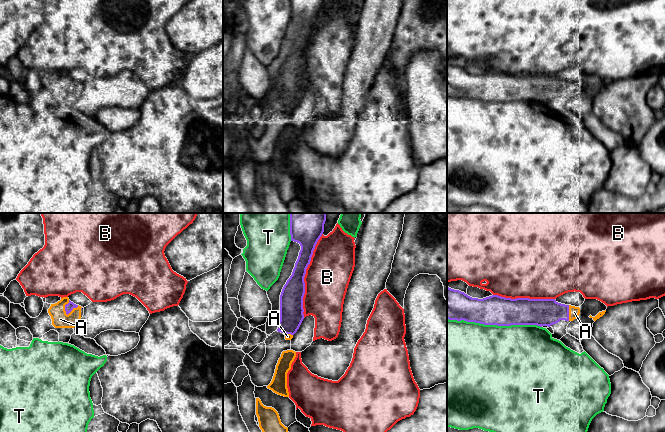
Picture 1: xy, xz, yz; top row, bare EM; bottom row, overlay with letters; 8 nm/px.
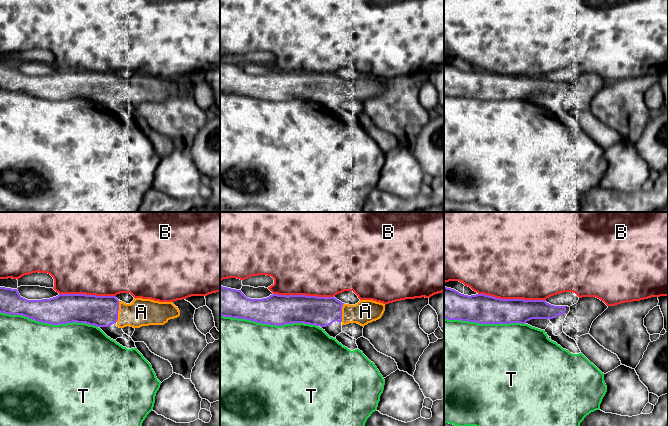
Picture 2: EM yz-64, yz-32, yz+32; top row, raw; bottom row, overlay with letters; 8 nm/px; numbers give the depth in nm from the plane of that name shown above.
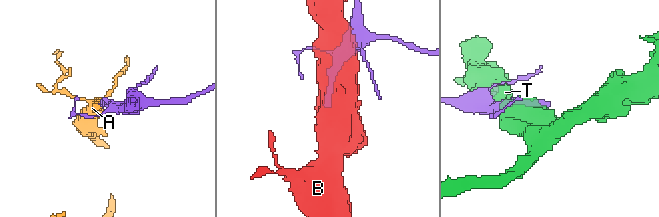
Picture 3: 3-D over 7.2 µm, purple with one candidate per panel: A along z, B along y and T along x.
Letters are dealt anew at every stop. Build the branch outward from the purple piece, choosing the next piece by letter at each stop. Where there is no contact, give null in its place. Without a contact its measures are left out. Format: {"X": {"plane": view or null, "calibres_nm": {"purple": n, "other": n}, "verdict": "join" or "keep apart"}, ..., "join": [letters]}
{"A": {"plane": "xy", "calibres_nm": {"purple": 70, "other": 140}, "verdict": "join"}, "B": {"plane": "xz", "calibres_nm": {"purple": 190, "other": 360}, "verdict": "keep apart"}, "T": {"plane": "yz", "calibres_nm": {"purple": 240, "other": 480}, "verdict": "keep apart"}, "join": ["A"]}

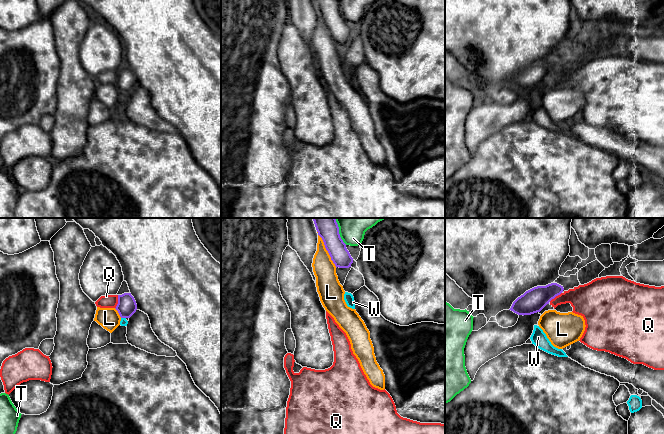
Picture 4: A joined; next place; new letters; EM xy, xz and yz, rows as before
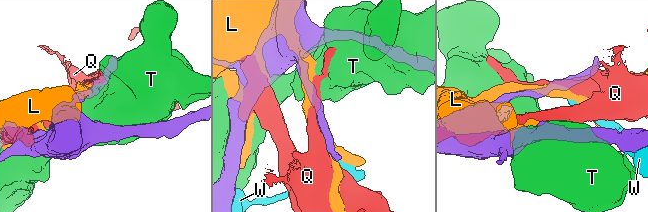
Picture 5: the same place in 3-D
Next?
{"L": {"plane": "xz", "calibres_nm": {"purple": 180, "other": 180}, "verdict": "keep apart"}, "Q": {"plane": "xy", "calibres_nm": {"purple": 160, "other": 110}, "verdict": "keep apart"}, "T": {"plane": "xz", "calibres_nm": {"purple": 180, "other": 280}, "verdict": "keep apart"}, "W": {"plane": "xy", "calibres_nm": {"purple": 160, "other": 60}, "verdict": "keep apart"}, "join": []}

